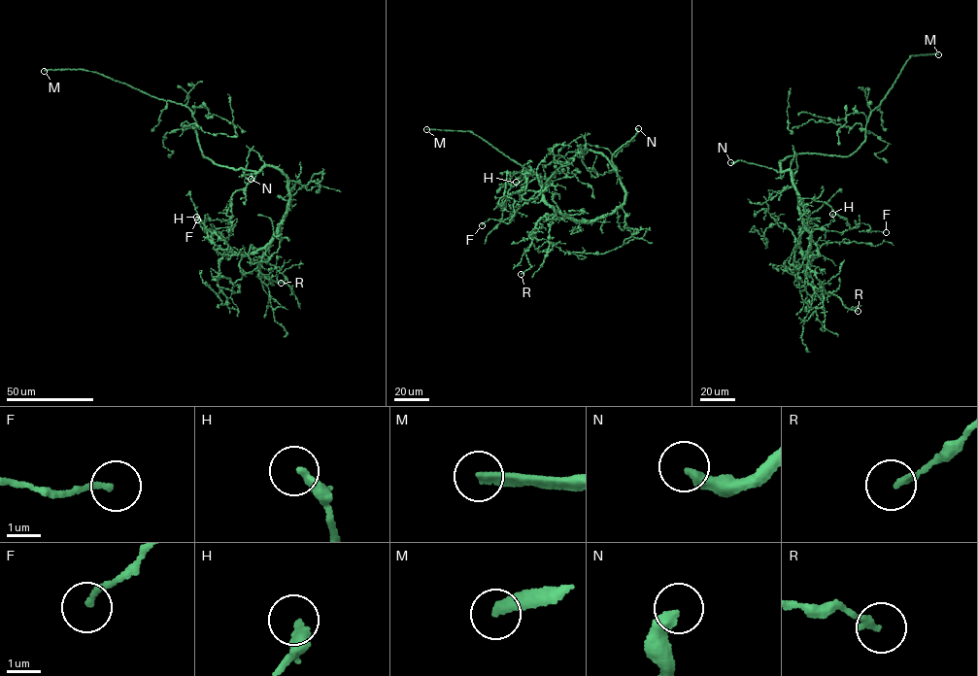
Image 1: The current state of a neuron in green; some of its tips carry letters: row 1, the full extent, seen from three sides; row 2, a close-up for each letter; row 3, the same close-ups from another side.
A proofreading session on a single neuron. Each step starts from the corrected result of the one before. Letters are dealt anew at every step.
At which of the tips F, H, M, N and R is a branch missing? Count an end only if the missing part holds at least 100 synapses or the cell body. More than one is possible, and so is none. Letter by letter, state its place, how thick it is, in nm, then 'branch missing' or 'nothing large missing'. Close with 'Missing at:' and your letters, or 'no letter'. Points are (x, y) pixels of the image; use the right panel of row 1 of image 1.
F: place (886, 232); calibre 140 nm; nothing large missing
H: place (832, 214); calibre 300 nm; nothing large missing
M: place (938, 54); calibre 320 nm; branch missing
N: place (730, 162); calibre 360 nm; branch missing
R: place (858, 311); calibre 200 nm; nothing large missing
Missing at: M, N

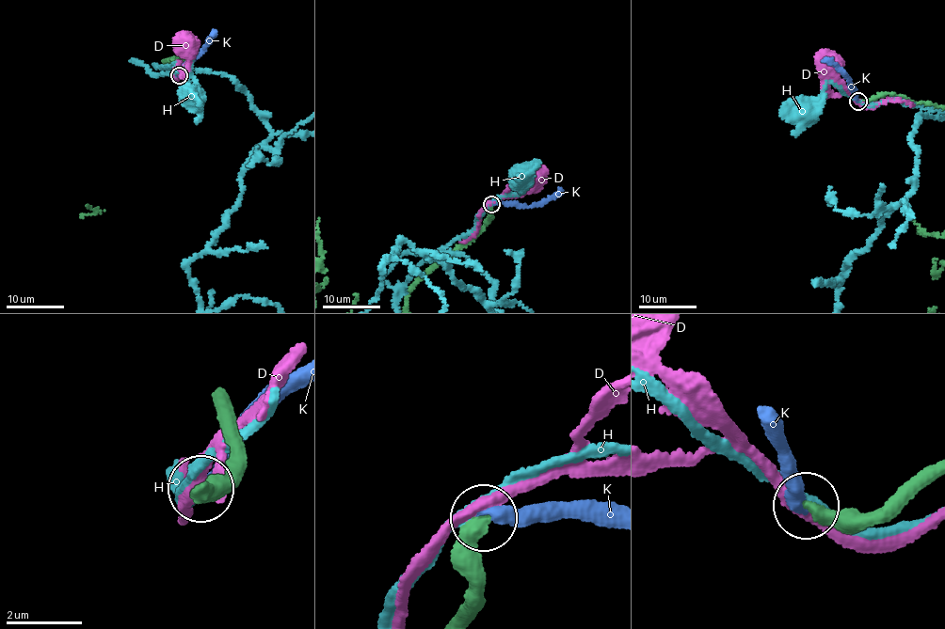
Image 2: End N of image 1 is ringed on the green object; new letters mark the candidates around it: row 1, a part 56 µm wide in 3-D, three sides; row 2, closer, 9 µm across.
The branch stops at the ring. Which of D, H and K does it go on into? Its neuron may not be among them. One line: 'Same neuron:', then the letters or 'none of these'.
Same neuron: K

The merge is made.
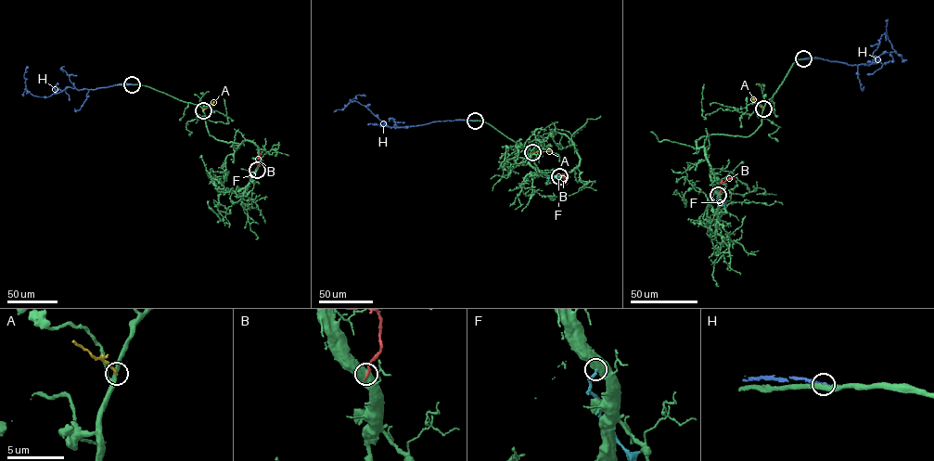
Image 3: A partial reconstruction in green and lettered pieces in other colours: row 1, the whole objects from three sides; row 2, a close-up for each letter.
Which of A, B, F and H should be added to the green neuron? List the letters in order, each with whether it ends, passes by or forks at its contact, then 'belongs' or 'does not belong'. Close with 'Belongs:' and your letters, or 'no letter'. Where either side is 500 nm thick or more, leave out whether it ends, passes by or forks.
A: it ends | does not belong
B: does not belong
F: does not belong
H: it ends | does not belong
Belongs: no letter

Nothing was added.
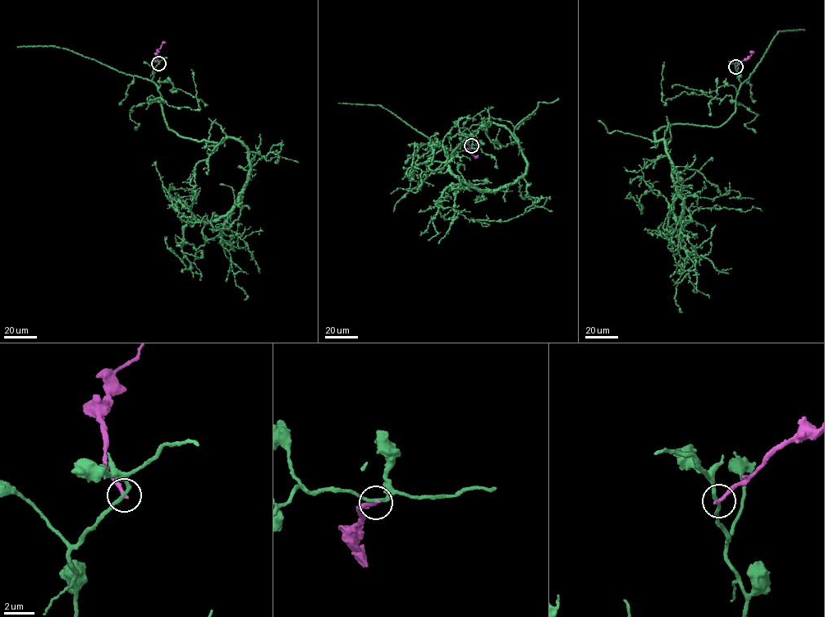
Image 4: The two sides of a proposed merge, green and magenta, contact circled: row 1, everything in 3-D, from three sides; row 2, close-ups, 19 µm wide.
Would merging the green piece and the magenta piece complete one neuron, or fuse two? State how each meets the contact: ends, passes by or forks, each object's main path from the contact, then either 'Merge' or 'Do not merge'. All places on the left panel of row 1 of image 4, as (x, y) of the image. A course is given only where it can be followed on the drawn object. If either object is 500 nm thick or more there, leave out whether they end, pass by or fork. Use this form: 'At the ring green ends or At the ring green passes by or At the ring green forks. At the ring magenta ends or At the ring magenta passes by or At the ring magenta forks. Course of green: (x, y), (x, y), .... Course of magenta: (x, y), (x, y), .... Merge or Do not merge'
At the ring green passes by. At the ring magenta ends. Course of green: (158, 63), (167, 128), (231, 136), (249, 168), (231, 209), (210, 222), (162, 188). Course of magenta: (158, 63), (156, 55), (165, 42). Do not merge

